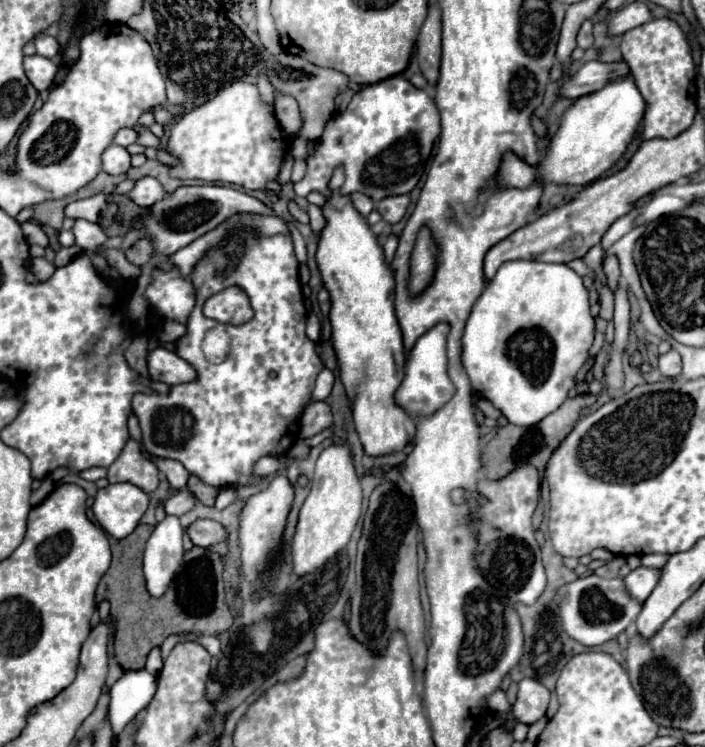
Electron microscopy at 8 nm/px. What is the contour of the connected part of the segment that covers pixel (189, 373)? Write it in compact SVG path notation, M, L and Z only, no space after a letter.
M164 347L150 349L146 361L148 361L148 373L152 381L176 385L176 383L192 381L196 377L194 369L184 359L180 359L174 351L168 351Z

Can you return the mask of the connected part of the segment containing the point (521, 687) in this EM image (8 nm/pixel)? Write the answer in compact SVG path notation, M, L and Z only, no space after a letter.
M522 679L518 683L518 699L514 703L512 713L520 723L532 725L544 717L548 701L550 691L542 683L536 683L536 679Z

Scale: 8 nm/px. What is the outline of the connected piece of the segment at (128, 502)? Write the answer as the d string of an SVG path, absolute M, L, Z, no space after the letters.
M114 483L98 489L92 511L106 533L114 539L124 539L136 529L140 517L148 509L148 501L148 495L140 487L132 483Z

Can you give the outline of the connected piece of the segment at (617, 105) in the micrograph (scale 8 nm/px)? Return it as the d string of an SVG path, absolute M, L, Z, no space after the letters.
M632 75L622 81L608 83L604 89L580 97L560 119L560 127L556 135L550 137L550 145L546 157L534 169L514 155L504 155L500 163L500 171L496 175L500 185L506 187L530 187L540 175L540 181L556 183L556 185L588 185L596 181L604 171L612 169L612 165L622 157L626 145L636 135L636 127L644 115L646 103L634 85Z

